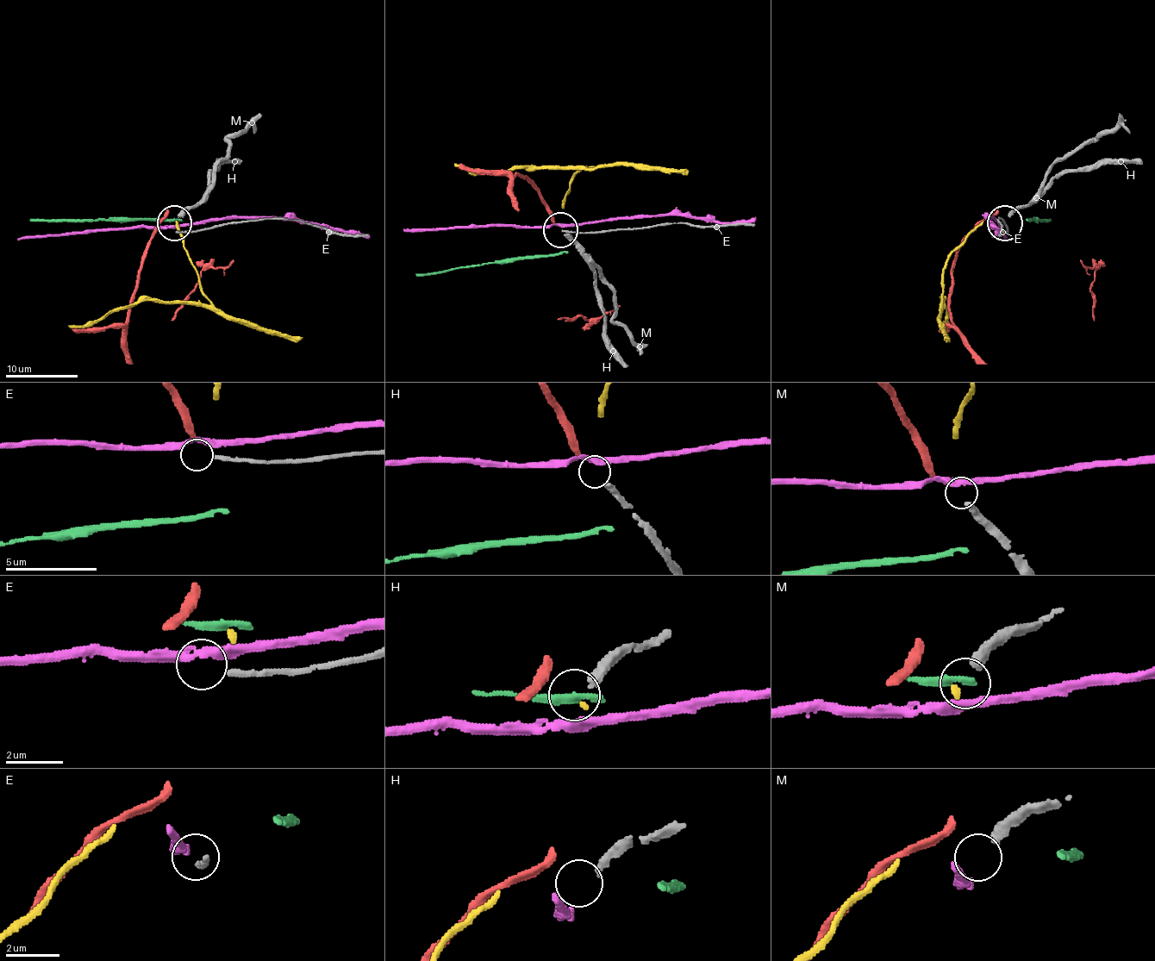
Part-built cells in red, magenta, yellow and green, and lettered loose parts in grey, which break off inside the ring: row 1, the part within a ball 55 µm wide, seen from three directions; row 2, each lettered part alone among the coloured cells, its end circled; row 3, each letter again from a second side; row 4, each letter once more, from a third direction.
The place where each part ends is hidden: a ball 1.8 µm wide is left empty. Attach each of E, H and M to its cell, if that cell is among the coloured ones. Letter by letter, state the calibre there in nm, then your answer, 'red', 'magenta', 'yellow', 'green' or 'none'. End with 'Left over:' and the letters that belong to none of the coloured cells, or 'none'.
E: 220 nm thick; none
H: 280 nm thick; none
M: 380 nm thick; none
Left over: E, H, M

